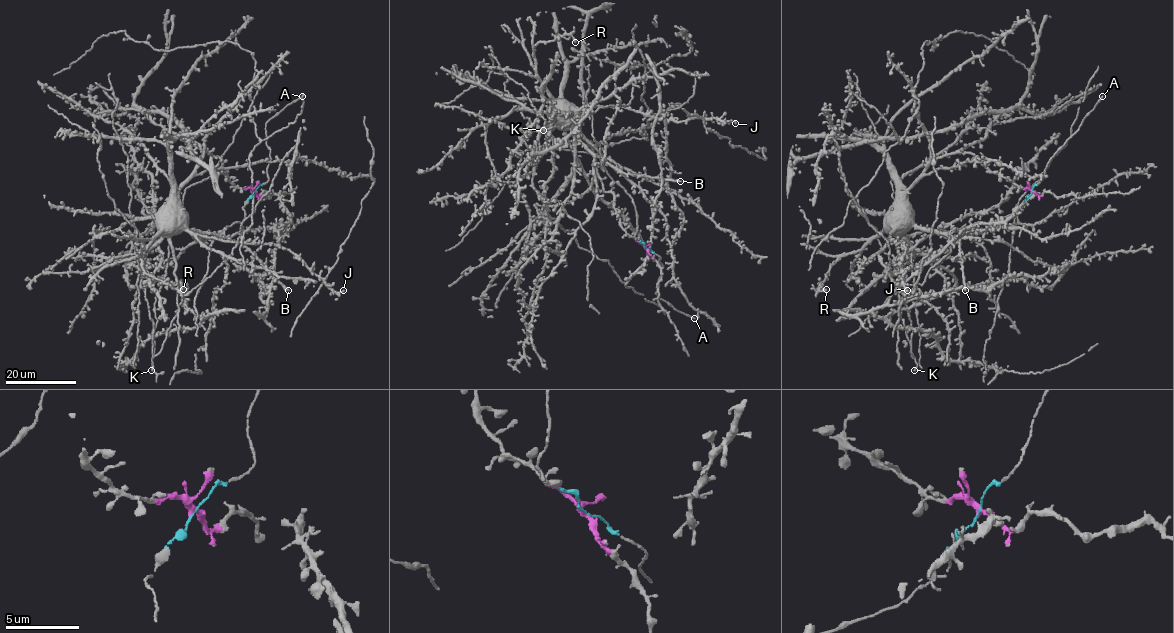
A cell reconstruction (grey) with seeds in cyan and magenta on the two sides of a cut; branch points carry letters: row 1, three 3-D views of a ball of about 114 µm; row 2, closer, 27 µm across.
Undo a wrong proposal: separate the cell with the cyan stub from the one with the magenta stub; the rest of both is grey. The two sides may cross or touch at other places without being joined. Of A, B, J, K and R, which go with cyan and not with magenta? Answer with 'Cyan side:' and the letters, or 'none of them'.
Cyan side: A

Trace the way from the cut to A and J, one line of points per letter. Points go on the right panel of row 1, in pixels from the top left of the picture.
A: (1031, 192), (1041, 180), (1049, 159), (1078, 129), (1102, 96)
J: (1031, 192), (970, 153), (936, 158), (904, 198), (891, 233), (890, 240), (906, 249), (901, 284), (908, 290)

